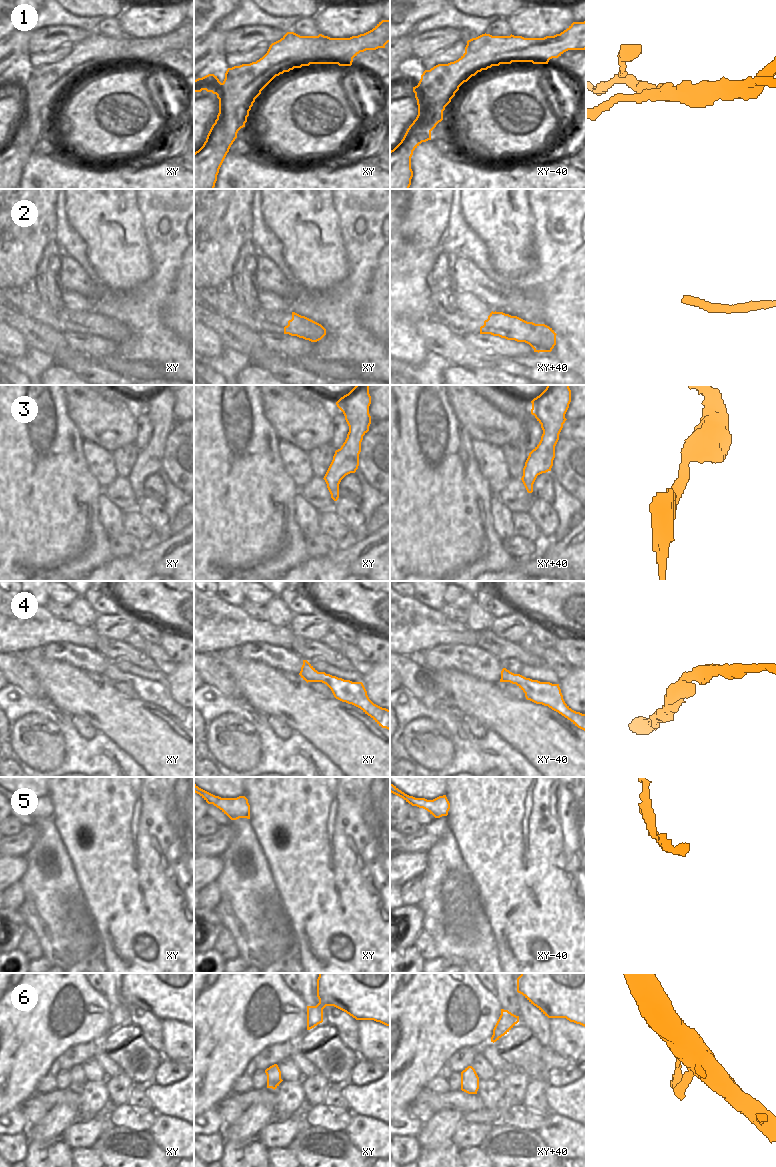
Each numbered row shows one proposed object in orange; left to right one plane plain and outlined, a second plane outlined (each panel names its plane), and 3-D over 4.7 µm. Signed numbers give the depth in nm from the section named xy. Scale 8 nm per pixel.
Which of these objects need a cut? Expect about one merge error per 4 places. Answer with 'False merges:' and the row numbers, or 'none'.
False merges: 1, 2, 5

